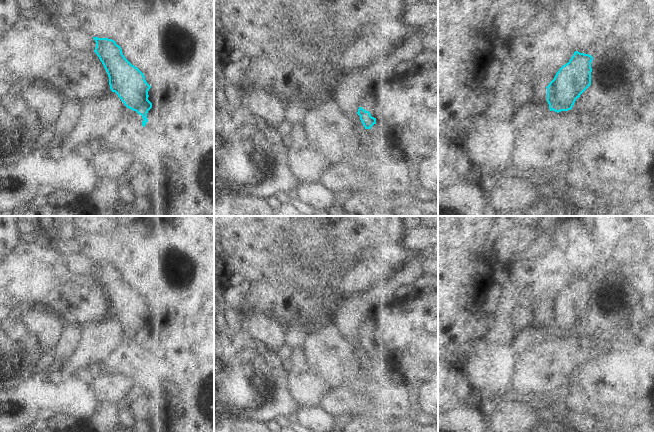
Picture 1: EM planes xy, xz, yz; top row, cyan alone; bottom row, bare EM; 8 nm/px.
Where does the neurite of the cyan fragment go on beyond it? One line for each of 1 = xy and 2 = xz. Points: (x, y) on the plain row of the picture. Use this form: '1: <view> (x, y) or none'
1: none
2: none

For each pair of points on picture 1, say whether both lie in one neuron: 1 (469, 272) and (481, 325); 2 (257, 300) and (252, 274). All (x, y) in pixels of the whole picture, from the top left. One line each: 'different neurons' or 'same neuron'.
1: same neuron
2: different neurons

